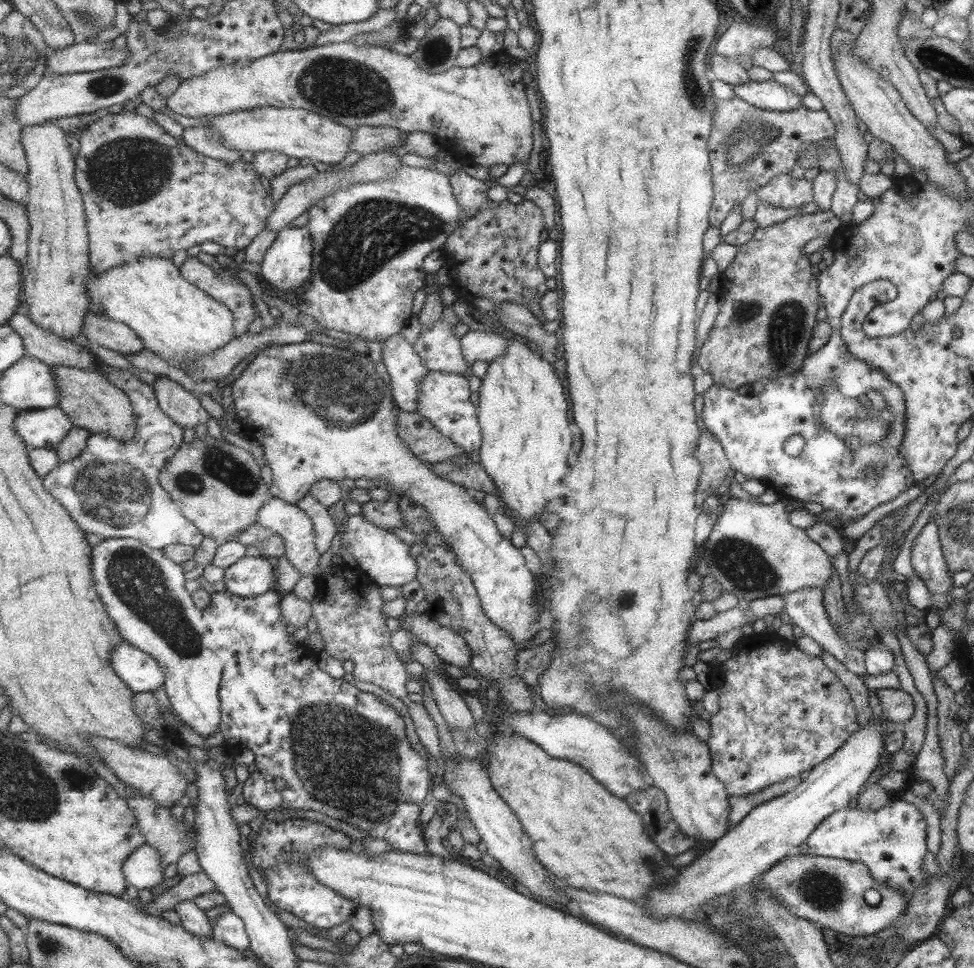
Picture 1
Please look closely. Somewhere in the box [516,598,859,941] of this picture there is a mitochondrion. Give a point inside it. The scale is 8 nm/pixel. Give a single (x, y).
(821, 888)

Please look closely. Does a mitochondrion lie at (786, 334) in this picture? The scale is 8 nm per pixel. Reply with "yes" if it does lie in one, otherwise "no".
yes

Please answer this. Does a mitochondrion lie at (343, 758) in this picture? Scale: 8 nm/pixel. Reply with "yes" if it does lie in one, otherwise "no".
yes

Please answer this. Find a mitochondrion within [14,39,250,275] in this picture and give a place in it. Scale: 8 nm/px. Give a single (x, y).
(127, 171)

